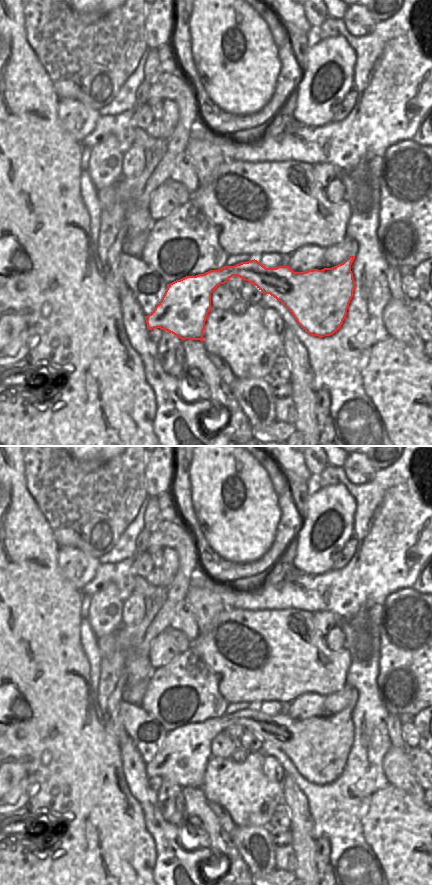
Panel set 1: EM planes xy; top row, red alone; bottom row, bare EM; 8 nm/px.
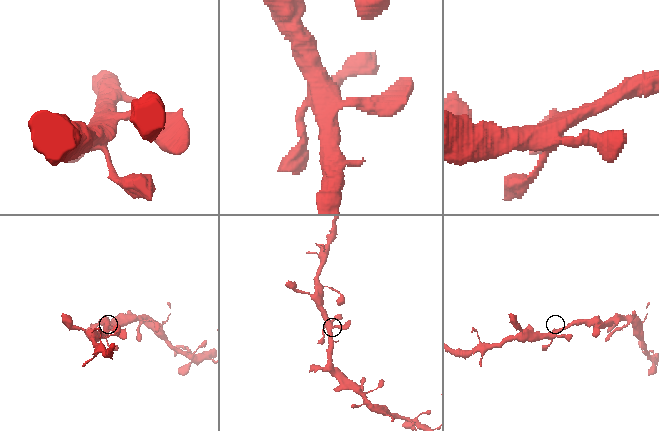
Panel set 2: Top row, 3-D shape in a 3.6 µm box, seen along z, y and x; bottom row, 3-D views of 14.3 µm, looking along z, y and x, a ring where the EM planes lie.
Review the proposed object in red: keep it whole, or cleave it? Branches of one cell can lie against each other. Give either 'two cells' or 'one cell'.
one cell

